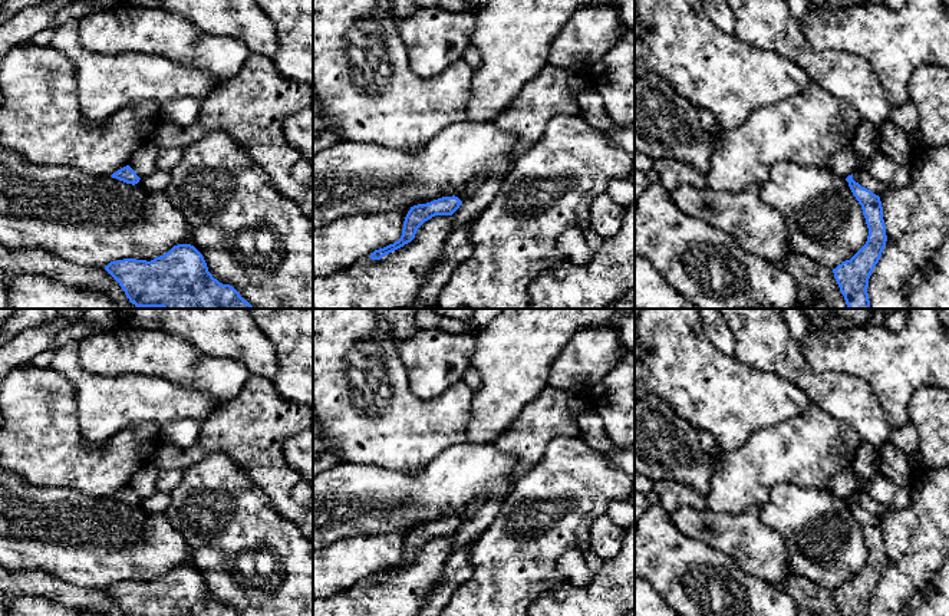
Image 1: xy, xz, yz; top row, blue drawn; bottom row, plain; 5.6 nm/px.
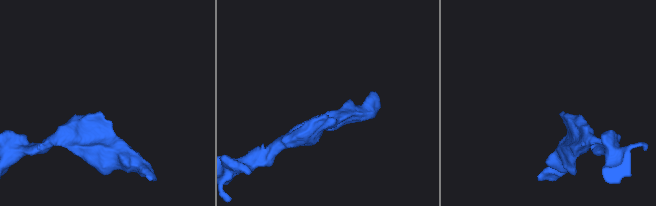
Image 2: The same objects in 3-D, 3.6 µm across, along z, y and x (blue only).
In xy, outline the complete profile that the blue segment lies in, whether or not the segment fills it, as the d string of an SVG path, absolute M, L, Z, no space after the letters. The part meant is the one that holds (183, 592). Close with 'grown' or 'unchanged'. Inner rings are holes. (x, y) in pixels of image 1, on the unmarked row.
M191 566L174 567L151 583L111 583L105 592L125 616L240 616L212 599L202 576Z; unchanged

